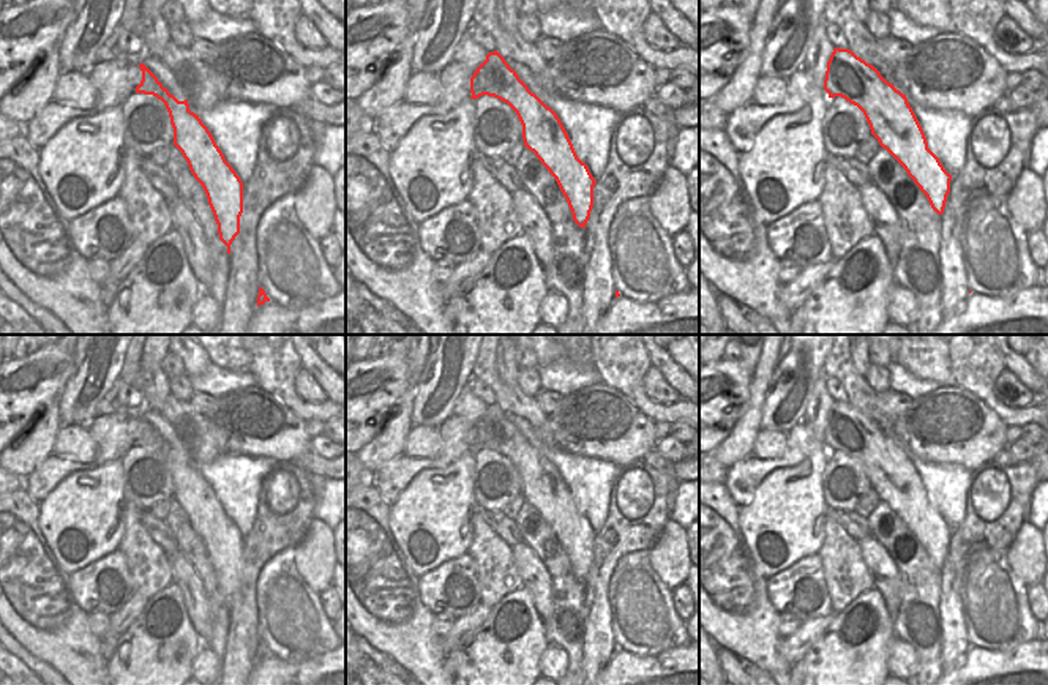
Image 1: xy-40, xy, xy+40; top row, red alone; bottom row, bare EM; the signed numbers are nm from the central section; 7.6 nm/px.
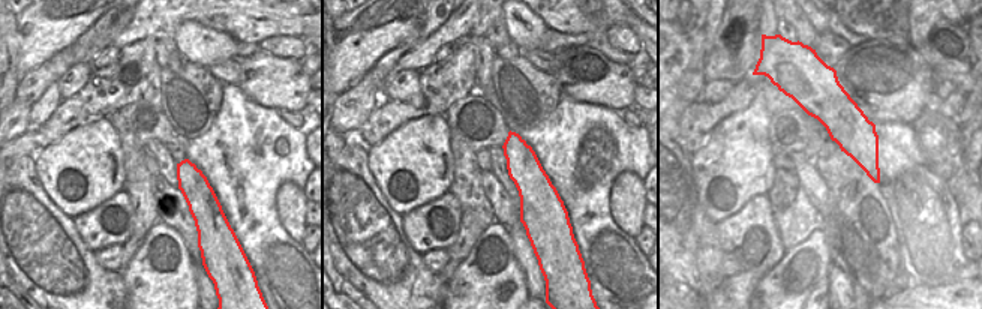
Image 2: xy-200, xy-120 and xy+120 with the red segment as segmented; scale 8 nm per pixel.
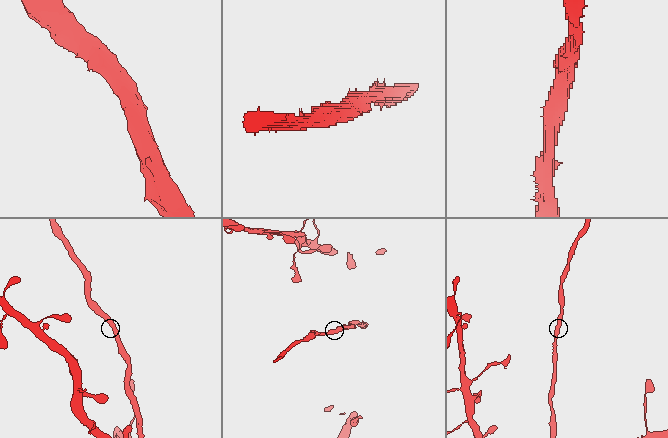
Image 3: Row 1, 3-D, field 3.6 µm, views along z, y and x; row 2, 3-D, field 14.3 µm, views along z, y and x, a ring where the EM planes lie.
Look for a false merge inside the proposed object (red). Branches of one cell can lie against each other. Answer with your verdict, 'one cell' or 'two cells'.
two cells

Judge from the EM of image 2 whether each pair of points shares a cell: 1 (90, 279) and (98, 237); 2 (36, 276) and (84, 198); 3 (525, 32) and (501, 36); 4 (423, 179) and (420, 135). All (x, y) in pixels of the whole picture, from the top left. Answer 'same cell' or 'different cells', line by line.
1: different cells
2: different cells
3: different cells
4: same cell

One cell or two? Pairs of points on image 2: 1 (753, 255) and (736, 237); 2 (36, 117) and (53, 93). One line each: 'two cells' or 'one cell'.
1: one cell
2: one cell

